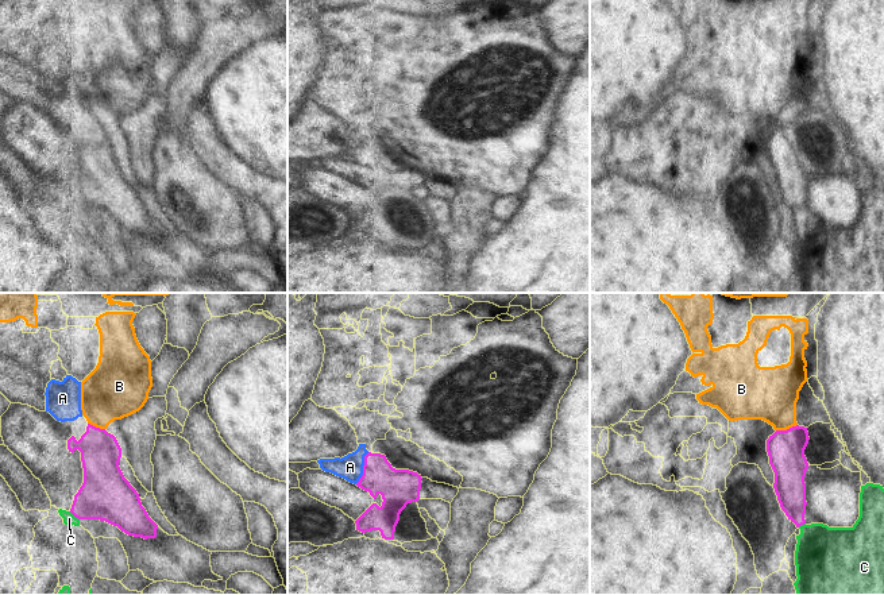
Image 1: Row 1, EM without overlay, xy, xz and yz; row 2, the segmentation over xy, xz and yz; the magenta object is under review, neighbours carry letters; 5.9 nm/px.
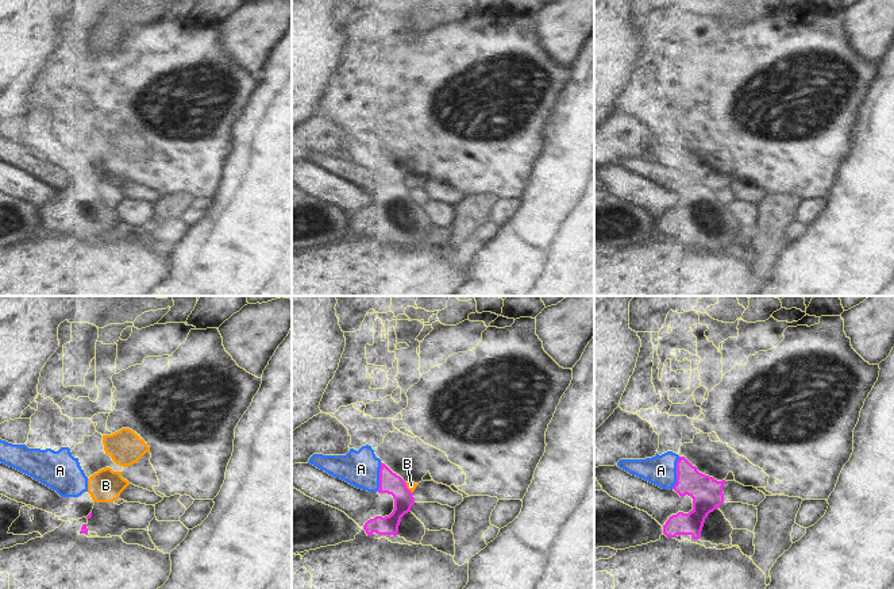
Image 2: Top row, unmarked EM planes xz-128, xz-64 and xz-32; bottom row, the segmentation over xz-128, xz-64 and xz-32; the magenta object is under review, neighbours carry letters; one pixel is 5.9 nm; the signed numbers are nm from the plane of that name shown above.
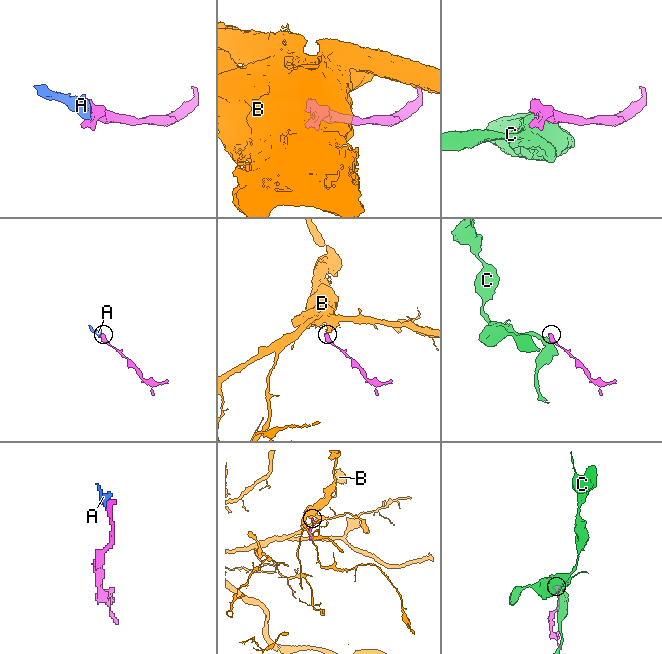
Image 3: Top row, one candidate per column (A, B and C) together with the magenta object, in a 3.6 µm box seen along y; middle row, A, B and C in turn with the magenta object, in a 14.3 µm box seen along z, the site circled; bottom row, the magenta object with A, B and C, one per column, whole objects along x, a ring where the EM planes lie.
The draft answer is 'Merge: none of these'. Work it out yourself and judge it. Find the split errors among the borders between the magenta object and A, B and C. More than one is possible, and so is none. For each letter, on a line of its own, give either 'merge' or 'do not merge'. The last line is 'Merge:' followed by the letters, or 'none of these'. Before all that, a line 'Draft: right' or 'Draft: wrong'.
Draft: wrong
A: merge
B: do not merge
C: do not merge
Merge: A

